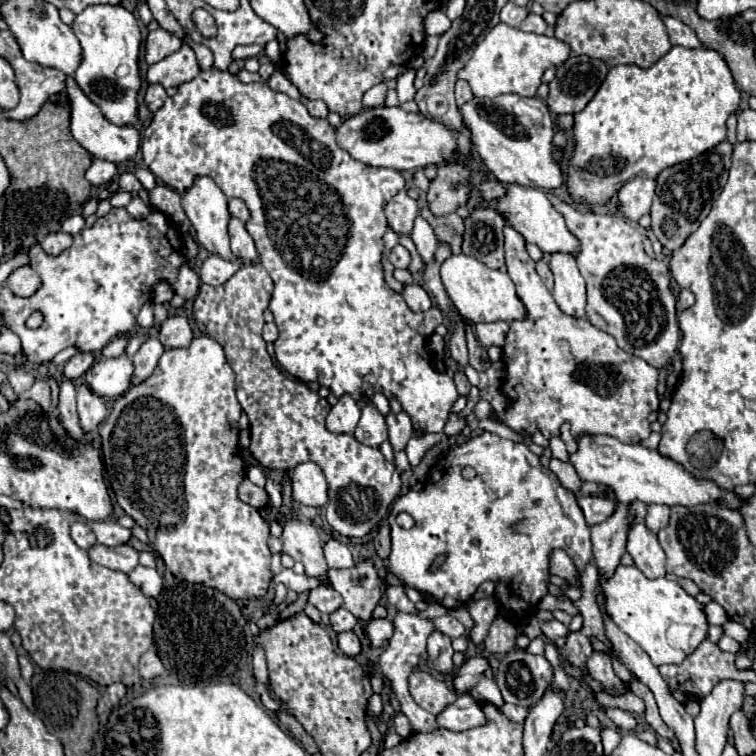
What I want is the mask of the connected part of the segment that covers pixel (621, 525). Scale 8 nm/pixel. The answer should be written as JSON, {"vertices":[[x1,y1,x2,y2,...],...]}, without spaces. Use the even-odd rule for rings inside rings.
{"vertices":[[619,504,615,514,605,522,591,526,591,542,593,542,593,558,599,568,601,578,613,576,619,566,621,556,625,554,629,530,629,512,627,506]]}

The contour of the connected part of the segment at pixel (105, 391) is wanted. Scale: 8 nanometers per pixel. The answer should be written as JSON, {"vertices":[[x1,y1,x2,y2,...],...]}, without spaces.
{"vertices":[[103,358,91,366,91,370,83,376,83,382,101,398,119,398,127,392,131,384,133,364,131,358]]}

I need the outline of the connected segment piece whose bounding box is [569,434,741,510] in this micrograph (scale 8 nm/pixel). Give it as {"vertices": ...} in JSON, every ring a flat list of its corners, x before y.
{"vertices":[[583,434,577,440,577,452,569,454,569,462,575,466,581,480,601,482,615,490,617,500,629,504,633,500,641,500,645,504,667,504,667,506,697,506,705,502,717,502,727,508,739,508,741,498,733,492,719,488,713,480,697,480,689,472,685,472,673,460,661,456,657,450,643,448,641,444,623,444,613,436,603,434]]}

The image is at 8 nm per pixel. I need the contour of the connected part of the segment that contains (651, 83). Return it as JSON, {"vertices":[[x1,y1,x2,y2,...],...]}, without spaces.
{"vertices":[[673,46,647,70,635,64,613,66,585,110,573,114,575,148,567,164,568,177,565,182,573,202,605,206,633,176,656,179,661,170,703,154,725,140,725,122,729,114,737,110,737,106,739,90,735,80,719,52,709,48,689,50,683,46]]}

